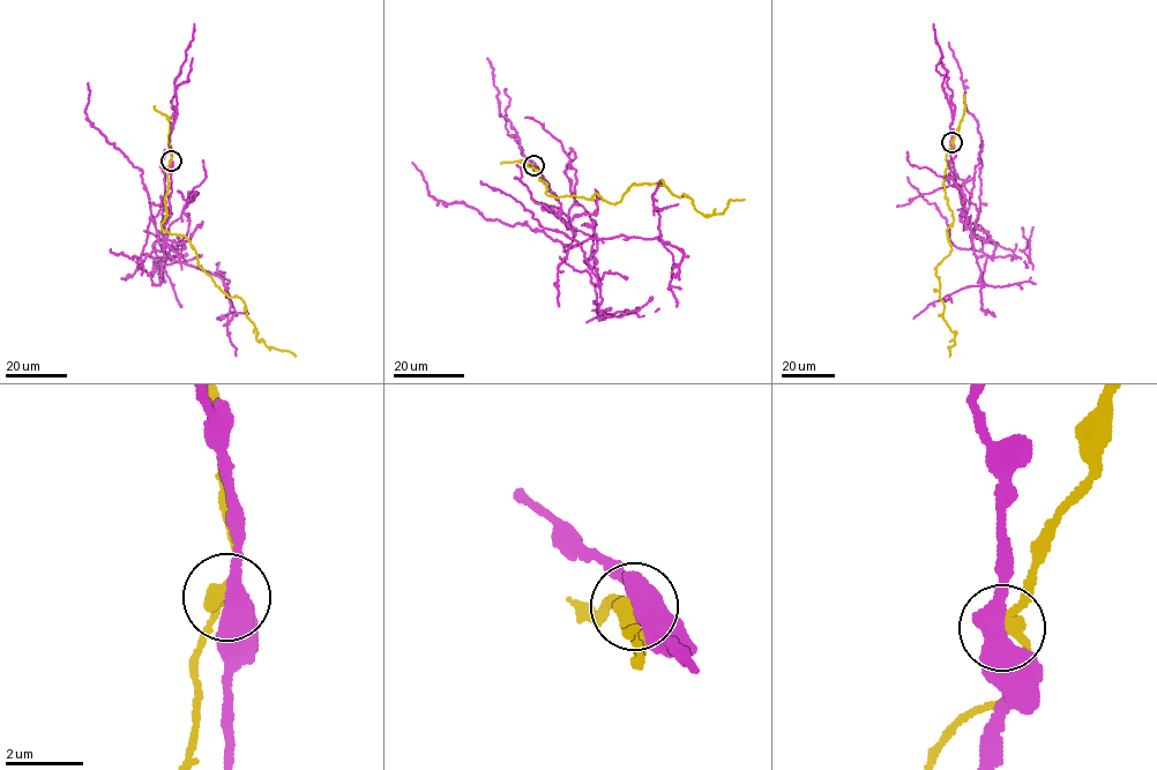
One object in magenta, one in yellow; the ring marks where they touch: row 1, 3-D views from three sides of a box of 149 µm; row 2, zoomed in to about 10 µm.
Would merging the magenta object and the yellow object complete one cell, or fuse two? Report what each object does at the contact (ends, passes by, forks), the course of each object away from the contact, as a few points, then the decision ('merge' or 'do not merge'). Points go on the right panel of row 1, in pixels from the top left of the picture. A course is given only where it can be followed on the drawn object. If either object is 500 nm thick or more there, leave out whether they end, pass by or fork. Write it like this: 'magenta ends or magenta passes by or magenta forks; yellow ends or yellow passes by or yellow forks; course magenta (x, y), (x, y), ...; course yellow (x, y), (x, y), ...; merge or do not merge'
course magenta (952, 142), (950, 156), (971, 239), (980, 207), (982, 142), (976, 119), (965, 105), (960, 68), (948, 42); course yellow (952, 142), (942, 182), (954, 221), (946, 230), (952, 248), (935, 268), (943, 320), (955, 331), (949, 356); do not merge

